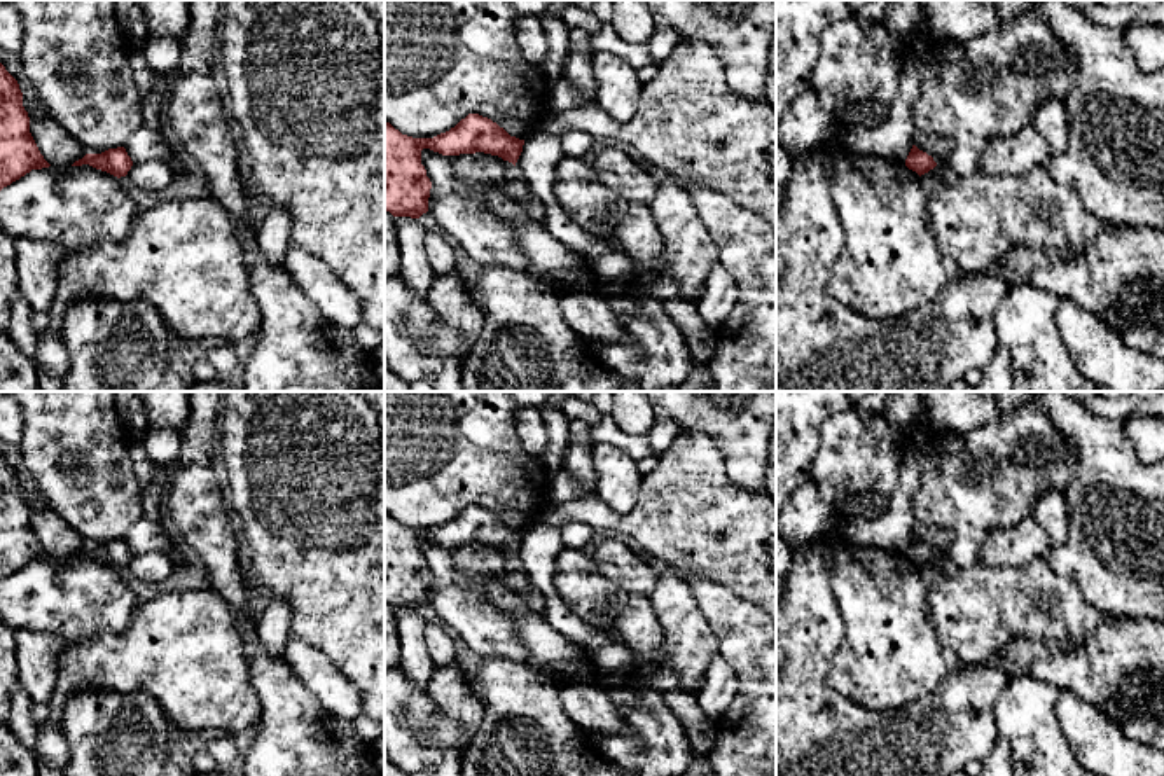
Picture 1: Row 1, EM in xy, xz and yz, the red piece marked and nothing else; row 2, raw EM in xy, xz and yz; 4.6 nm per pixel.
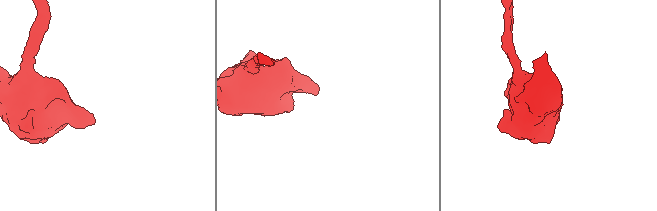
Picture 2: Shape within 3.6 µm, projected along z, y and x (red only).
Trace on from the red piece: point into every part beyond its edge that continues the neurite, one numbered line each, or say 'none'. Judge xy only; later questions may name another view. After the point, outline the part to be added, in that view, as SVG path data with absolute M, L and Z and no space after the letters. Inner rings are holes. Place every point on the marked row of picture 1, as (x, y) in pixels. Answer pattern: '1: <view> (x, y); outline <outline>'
none

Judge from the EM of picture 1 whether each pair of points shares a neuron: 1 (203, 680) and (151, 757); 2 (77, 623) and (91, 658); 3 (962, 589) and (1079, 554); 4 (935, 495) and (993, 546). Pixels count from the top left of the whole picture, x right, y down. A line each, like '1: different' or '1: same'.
1: different
2: different
3: different
4: different

